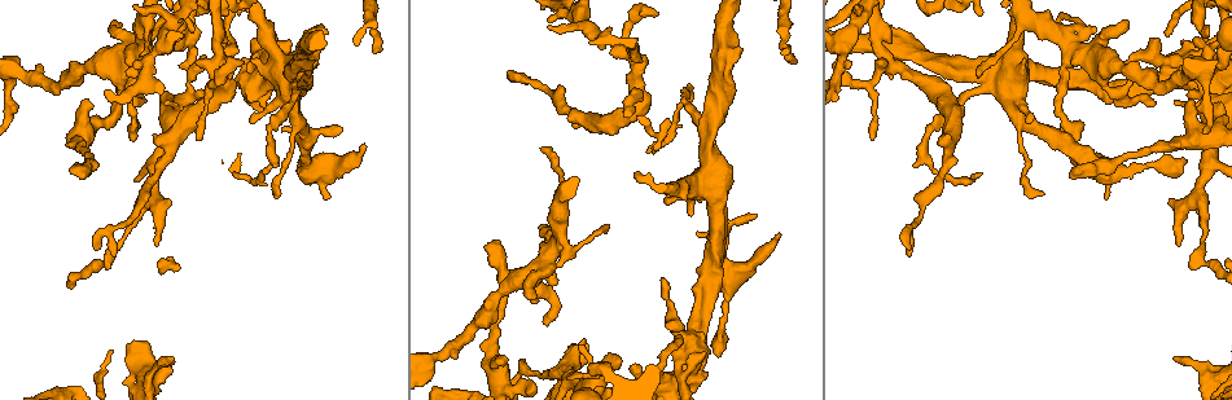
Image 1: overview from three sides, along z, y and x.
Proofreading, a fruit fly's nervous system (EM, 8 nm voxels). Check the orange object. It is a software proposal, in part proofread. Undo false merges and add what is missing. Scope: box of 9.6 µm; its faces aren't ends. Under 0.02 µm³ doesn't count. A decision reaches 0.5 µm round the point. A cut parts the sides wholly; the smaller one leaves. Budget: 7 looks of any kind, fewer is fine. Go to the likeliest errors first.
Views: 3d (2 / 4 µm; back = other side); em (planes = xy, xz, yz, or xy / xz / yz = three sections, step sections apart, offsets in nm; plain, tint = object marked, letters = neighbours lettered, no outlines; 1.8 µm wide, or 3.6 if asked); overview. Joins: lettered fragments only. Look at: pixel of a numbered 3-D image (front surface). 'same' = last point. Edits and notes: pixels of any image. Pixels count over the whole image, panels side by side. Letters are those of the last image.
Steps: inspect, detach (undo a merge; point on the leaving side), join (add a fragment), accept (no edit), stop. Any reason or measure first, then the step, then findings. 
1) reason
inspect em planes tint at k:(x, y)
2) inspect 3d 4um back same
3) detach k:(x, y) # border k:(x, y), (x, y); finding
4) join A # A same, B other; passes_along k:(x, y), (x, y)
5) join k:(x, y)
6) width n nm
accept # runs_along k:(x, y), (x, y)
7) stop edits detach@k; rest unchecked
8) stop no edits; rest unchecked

branch stops here
inspect em xz step 8 tint at 1:(196, 64)

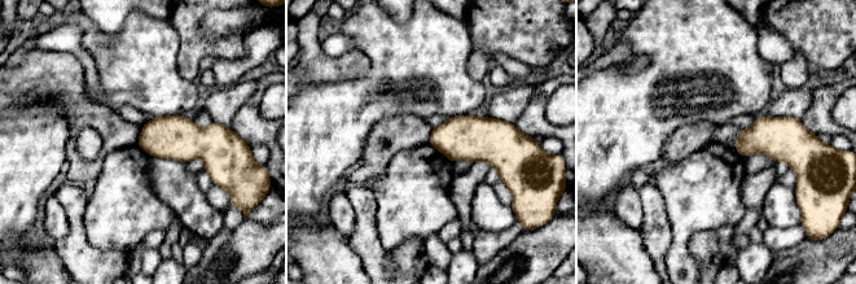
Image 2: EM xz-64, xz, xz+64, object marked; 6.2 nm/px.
inspect em planes letters same

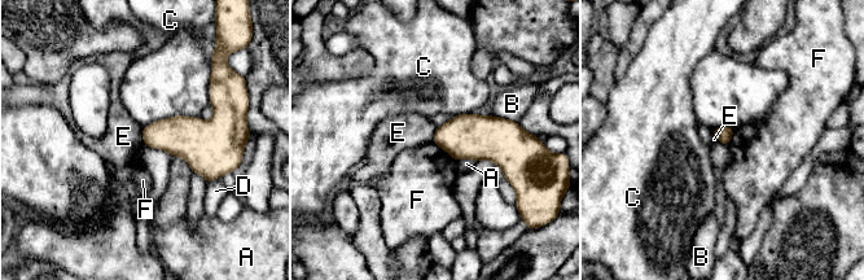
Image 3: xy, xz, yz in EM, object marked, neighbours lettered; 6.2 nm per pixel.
accept # A other, B other, C other, D other, E other, F other; border 3:(141, 127), (143, 143); no lettered fragment goes on from it

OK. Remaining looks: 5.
free end
inspect em xy step 8 tint at 1:(1220, 64)

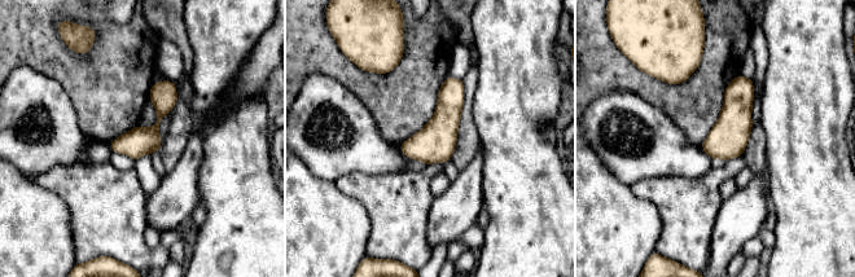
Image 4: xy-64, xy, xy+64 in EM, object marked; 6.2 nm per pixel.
cut it another way
inspect em planes letters same

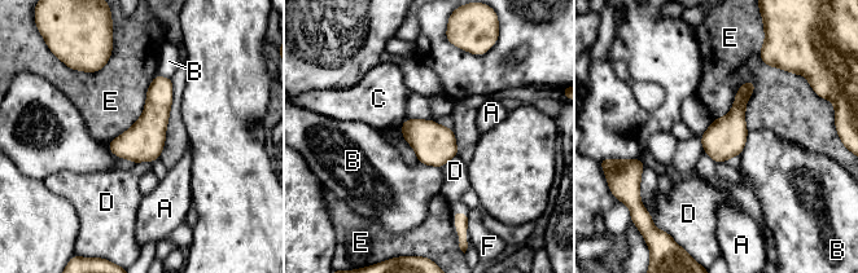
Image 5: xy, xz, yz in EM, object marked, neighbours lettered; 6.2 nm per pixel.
accept # A other, B other, C other, D other, E other, F other; border 5:(756, 84), (712, 122); no lettered fragment goes on from it

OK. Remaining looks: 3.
three arms meet
inspect em yz step 4 letters at 1:(292, 80)

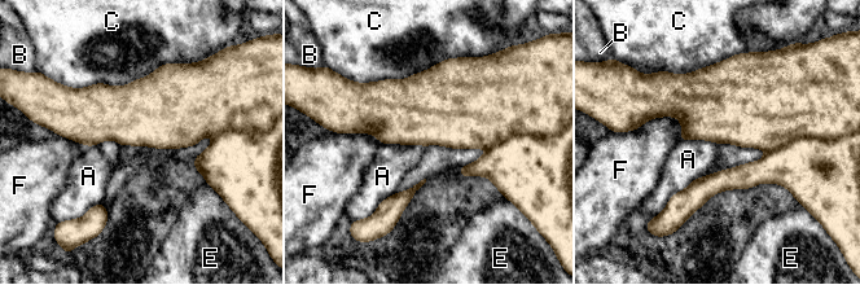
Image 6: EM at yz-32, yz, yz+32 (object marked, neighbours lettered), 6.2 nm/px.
detach 6:(769, 108) # A other, B other, C other, E other, F other; border 6:(808, 136), (801, 136), (768, 152); two neurons meet here

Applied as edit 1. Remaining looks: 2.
stop edits detach@6; rest unchecked

